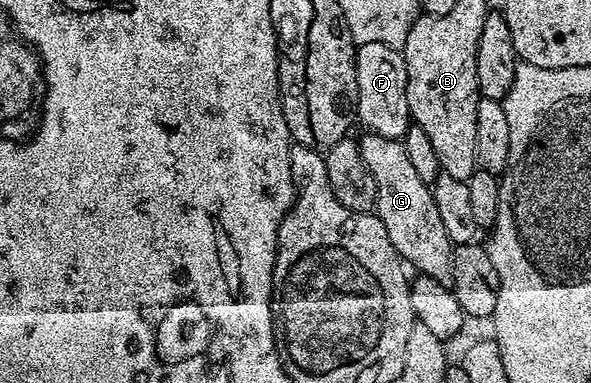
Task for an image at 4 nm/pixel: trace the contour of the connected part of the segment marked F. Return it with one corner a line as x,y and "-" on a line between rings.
361,43
356,49
356,114
360,123
373,135
403,140
410,122
406,101
406,69
403,54
385,43

